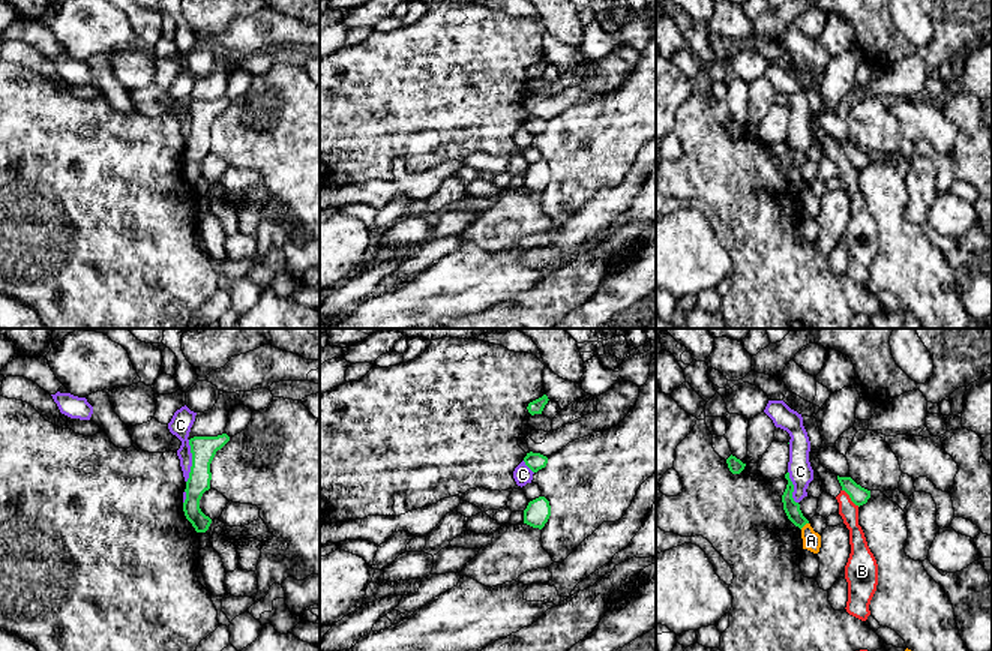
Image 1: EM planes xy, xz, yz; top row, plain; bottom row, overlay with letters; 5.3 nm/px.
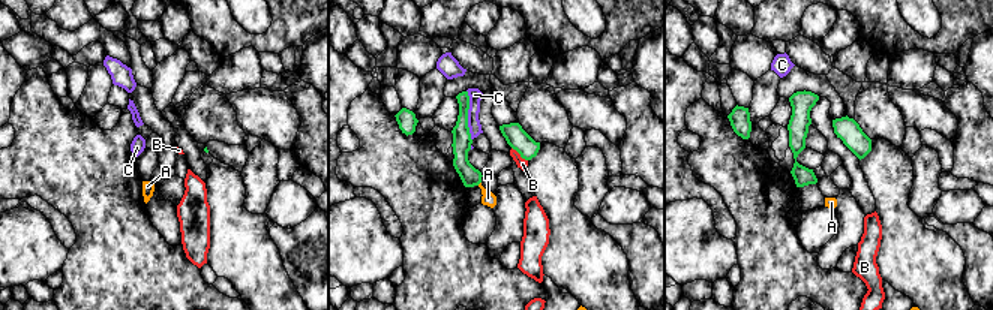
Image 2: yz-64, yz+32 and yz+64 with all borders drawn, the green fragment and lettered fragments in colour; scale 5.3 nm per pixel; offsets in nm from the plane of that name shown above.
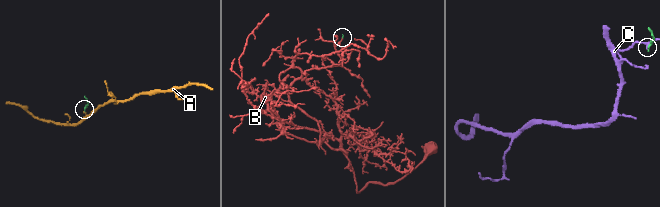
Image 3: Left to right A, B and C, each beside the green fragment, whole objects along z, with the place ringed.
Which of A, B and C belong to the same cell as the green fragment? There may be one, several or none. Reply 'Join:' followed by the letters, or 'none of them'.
Join: none of them

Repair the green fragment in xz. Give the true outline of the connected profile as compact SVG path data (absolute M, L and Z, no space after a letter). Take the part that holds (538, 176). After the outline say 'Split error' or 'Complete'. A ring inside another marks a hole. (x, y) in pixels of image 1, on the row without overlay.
M545 160L528 166L524 174L524 188L542 194L551 180L551 170Z. Complete

